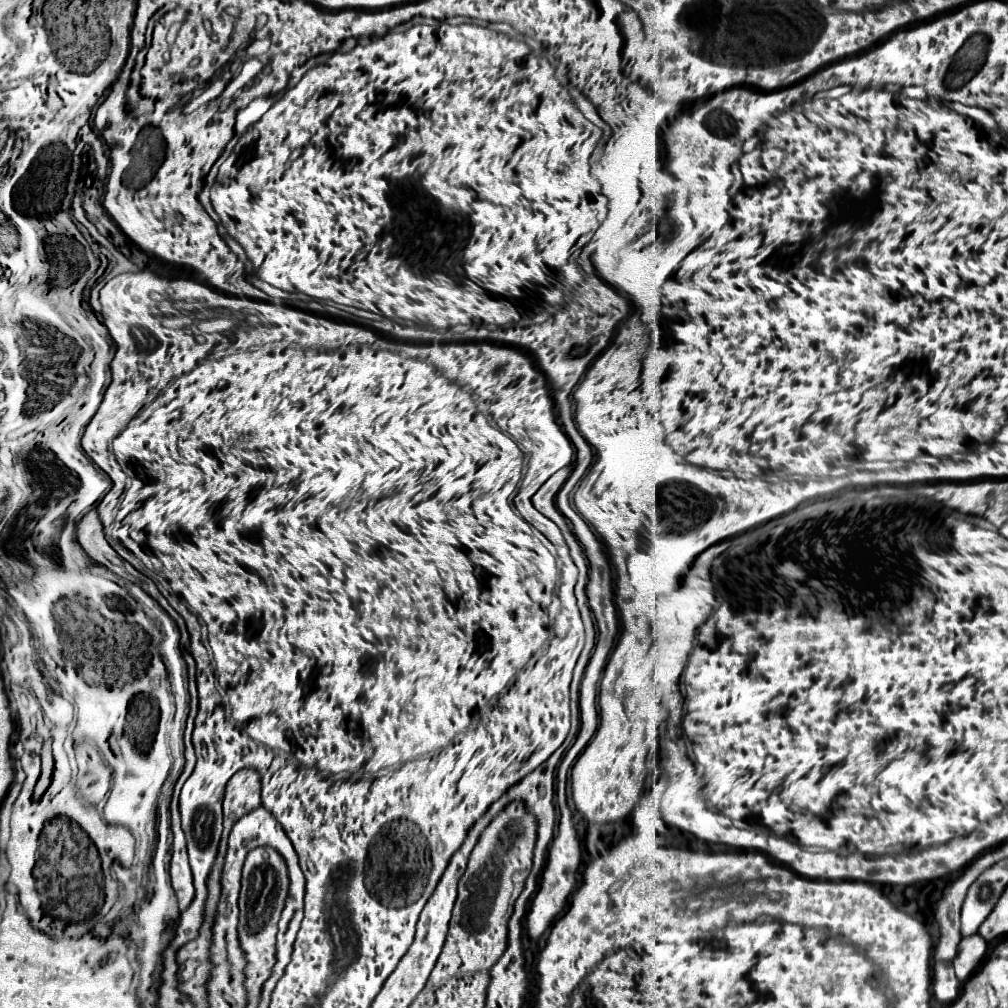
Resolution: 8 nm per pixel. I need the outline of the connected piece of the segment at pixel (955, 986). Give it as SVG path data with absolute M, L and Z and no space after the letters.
M934 963L934 985L932 985L932 989L934 989L934 997L942 1005L950 1005L950 1003L956 1001L956 997L960 995L962 983L954 975L954 967L952 965Z

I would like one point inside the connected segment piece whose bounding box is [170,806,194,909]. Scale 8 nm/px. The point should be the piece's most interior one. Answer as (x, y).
(180, 874)

